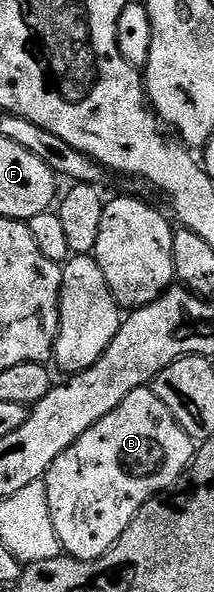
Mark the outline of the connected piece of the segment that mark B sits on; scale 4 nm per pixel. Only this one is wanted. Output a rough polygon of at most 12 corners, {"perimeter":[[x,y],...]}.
{"perimeter":[[149,386],[44,476],[61,549],[103,556],[193,461]]}

